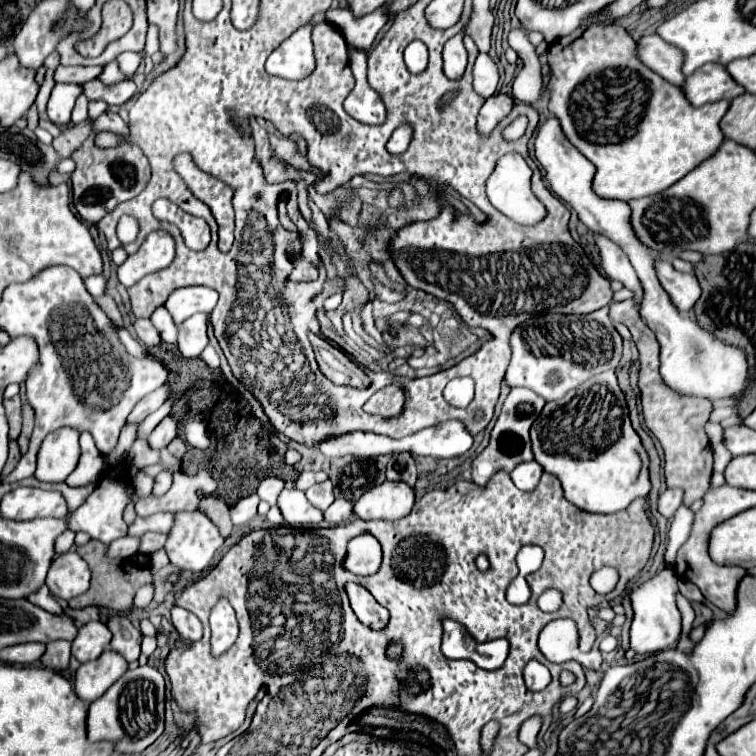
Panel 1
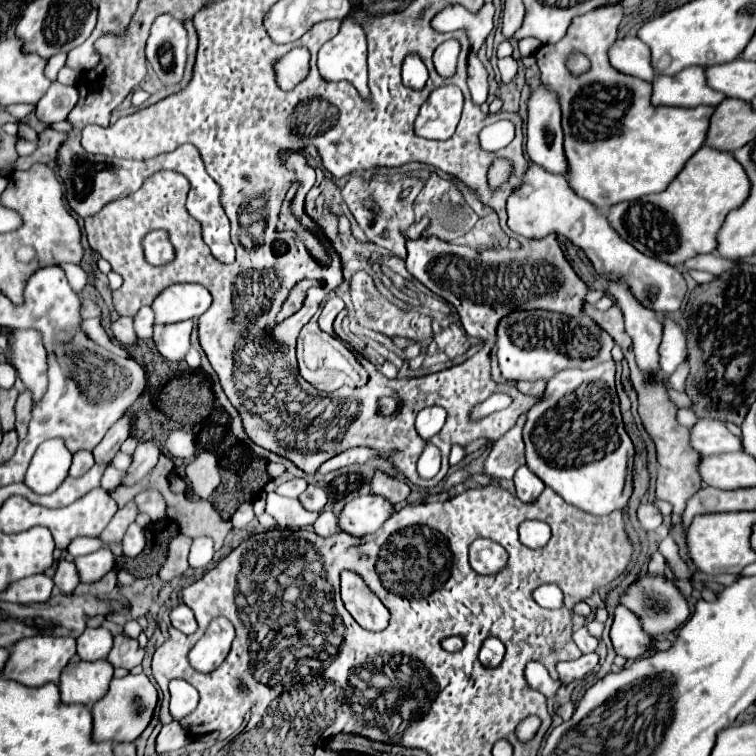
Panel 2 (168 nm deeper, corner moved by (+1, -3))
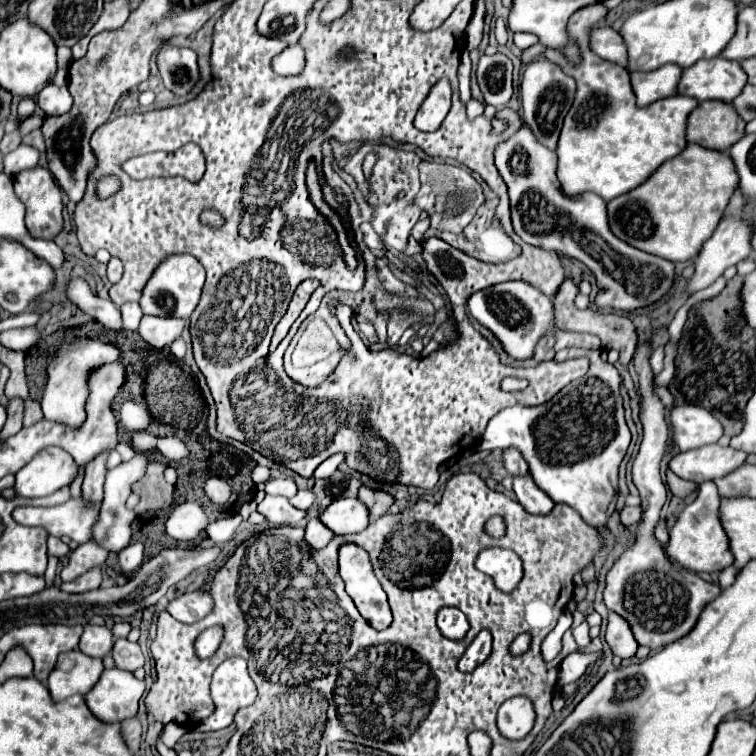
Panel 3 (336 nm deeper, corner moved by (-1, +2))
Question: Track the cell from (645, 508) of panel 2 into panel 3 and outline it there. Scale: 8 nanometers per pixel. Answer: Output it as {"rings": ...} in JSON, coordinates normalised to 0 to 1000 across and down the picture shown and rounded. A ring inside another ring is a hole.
{"rings":[[[825,669],[820,675],[820,690],[825,696],[841,696],[847,688],[847,672],[844,669]]]}

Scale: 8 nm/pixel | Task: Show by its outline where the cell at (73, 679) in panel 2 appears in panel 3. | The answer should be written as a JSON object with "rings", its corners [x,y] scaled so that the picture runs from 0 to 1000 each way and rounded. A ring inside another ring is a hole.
{"rings":[[[106,860],[82,862],[71,886],[63,894],[63,913],[71,929],[87,926],[98,918],[114,918],[132,897],[138,881],[132,870],[119,870]]]}

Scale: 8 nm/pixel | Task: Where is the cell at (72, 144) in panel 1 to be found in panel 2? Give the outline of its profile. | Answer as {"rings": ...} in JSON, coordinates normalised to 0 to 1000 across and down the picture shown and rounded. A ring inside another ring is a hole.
{"rings":[[[61,168],[61,171],[53,176],[50,197],[48,197],[42,205],[37,205],[37,208],[26,208],[26,213],[21,216],[21,221],[24,221],[24,224],[37,224],[40,218],[53,216],[53,213],[58,213],[58,216],[74,213],[77,200],[79,200],[79,194],[85,192],[87,184],[90,184],[87,176],[79,176],[79,173],[71,173],[69,168]]]}

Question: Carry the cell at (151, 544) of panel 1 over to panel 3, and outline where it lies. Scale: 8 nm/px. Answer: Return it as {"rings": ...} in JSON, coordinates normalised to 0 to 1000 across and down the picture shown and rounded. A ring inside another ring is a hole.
{"rings":[[[180,601],[172,611],[167,614],[159,614],[148,622],[143,622],[140,627],[140,638],[138,638],[138,661],[135,661],[135,669],[132,669],[132,680],[130,680],[130,688],[122,698],[122,714],[127,720],[132,720],[135,725],[140,725],[143,730],[159,730],[161,725],[167,725],[172,720],[172,709],[175,709],[175,690],[180,685],[177,677],[167,675],[167,659],[172,653],[172,643],[185,635],[190,630],[190,622],[196,616],[196,603],[193,601]]]}

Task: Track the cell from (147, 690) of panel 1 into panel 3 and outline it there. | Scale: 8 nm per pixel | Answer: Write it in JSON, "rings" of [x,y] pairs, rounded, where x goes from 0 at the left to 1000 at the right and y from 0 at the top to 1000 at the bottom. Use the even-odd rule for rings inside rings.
{"rings":[[[138,886],[124,910],[114,918],[114,931],[135,955],[161,955],[180,947],[190,902],[167,886]]]}

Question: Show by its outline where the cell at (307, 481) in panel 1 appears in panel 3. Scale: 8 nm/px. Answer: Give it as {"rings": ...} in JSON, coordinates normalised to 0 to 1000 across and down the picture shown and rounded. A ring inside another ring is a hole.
{"rings":[[[357,632],[357,635],[352,638],[349,651],[352,651],[352,653],[362,653],[362,656],[386,659],[386,656],[392,653],[389,632]]]}

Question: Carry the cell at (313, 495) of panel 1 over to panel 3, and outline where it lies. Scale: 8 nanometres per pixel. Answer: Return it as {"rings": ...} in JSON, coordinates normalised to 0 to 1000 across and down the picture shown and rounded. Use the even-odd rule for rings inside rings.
{"rings":[[[394,648],[381,664],[394,675],[407,675],[415,667],[415,653],[410,648]]]}

